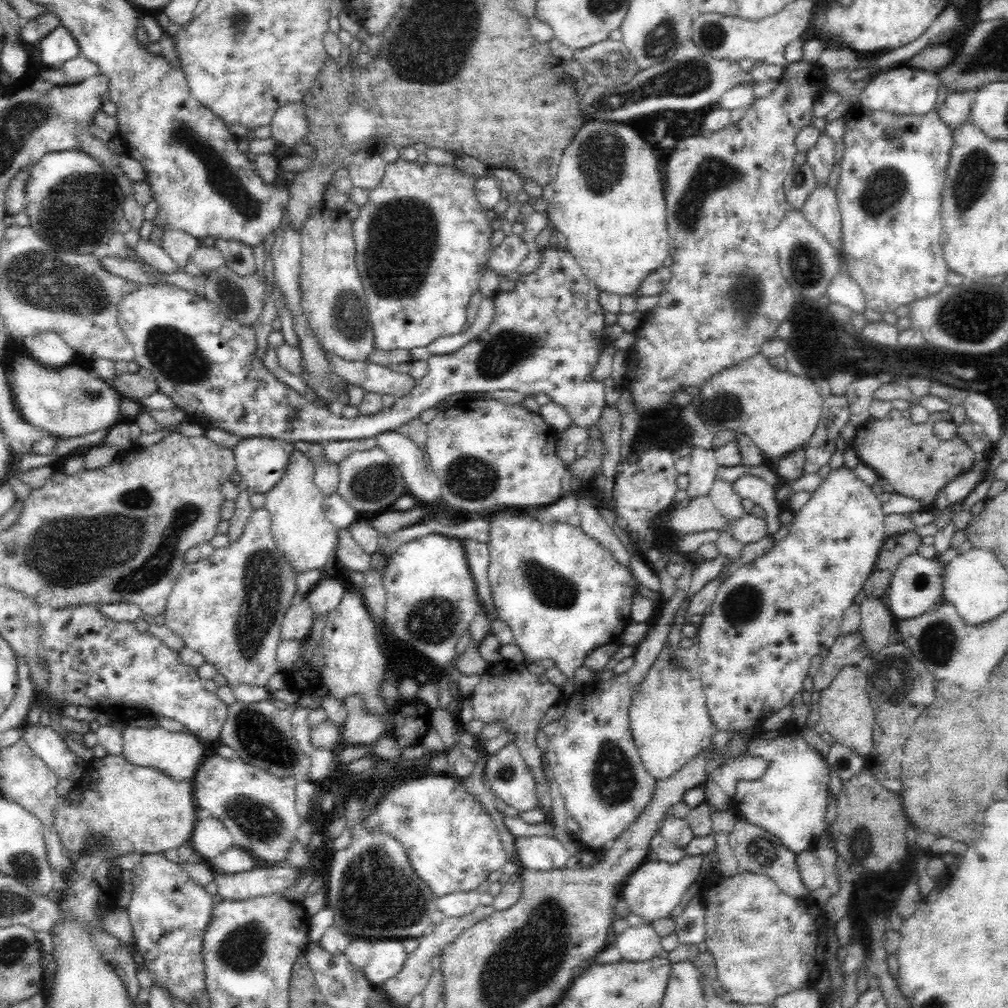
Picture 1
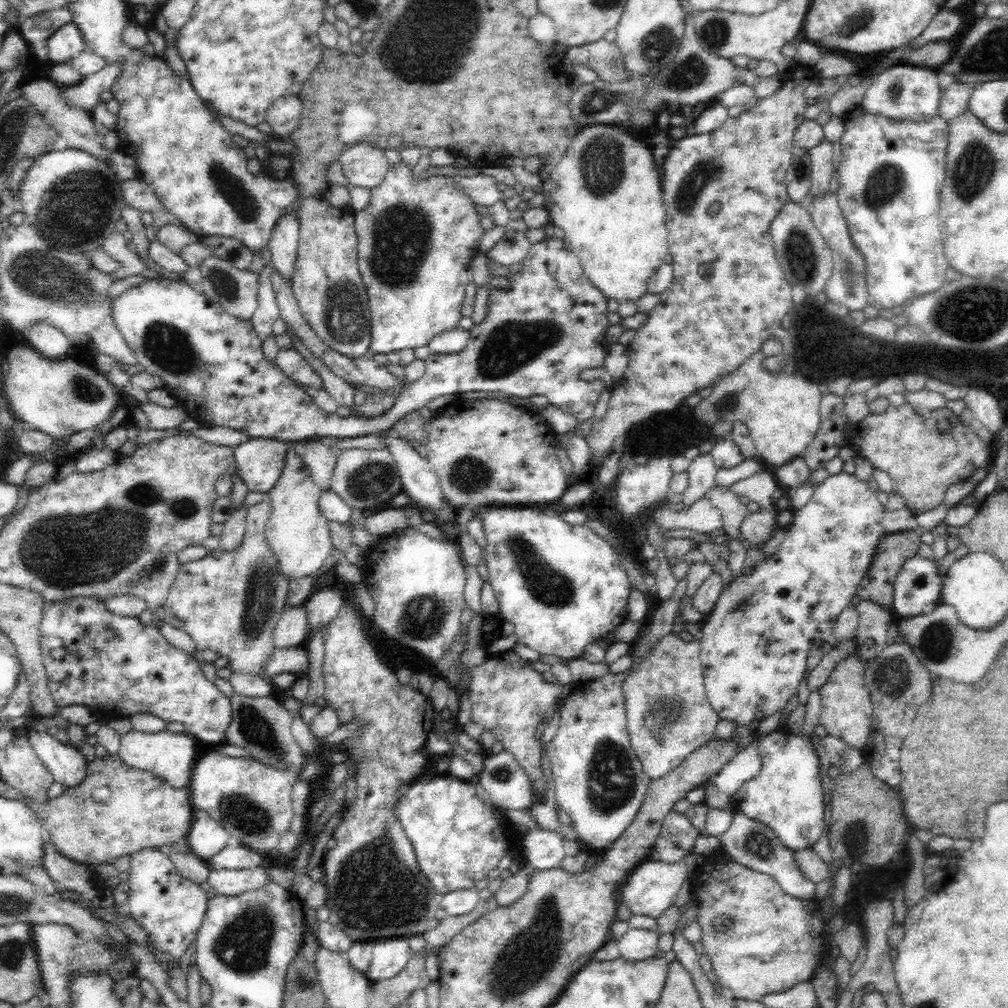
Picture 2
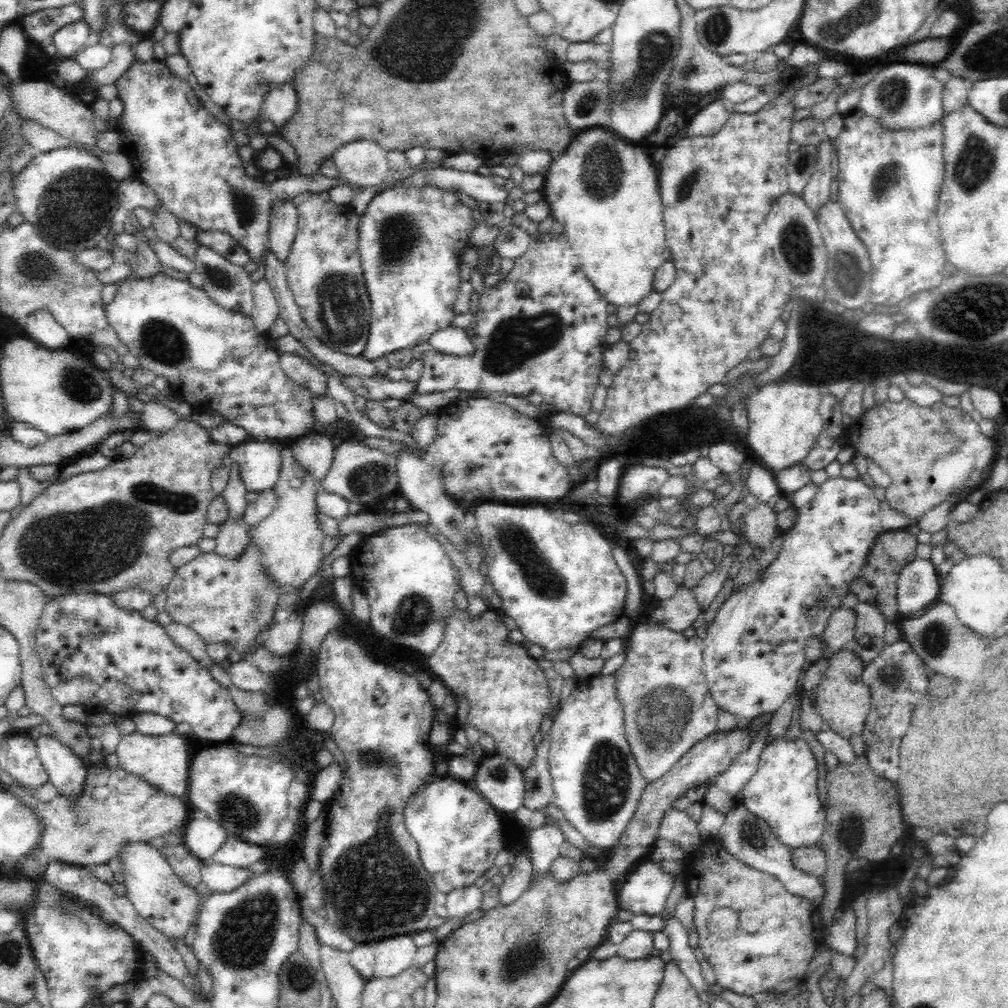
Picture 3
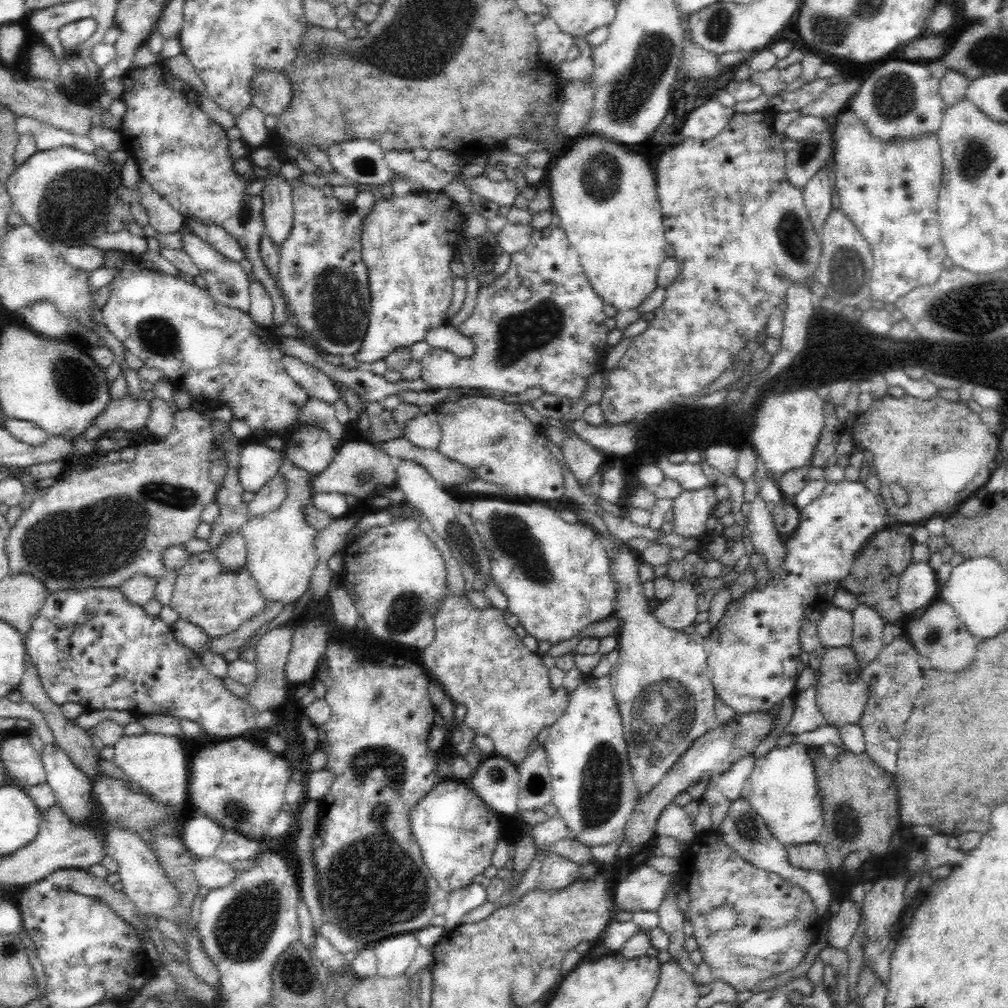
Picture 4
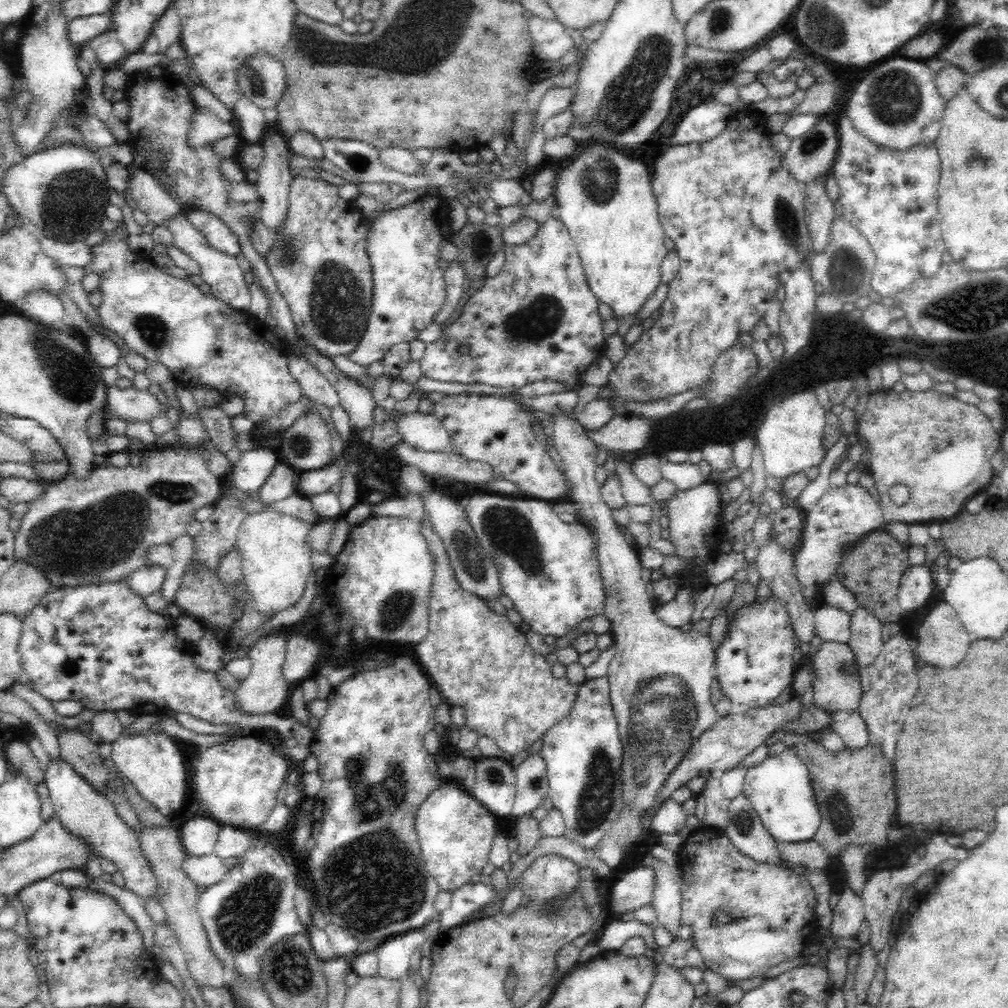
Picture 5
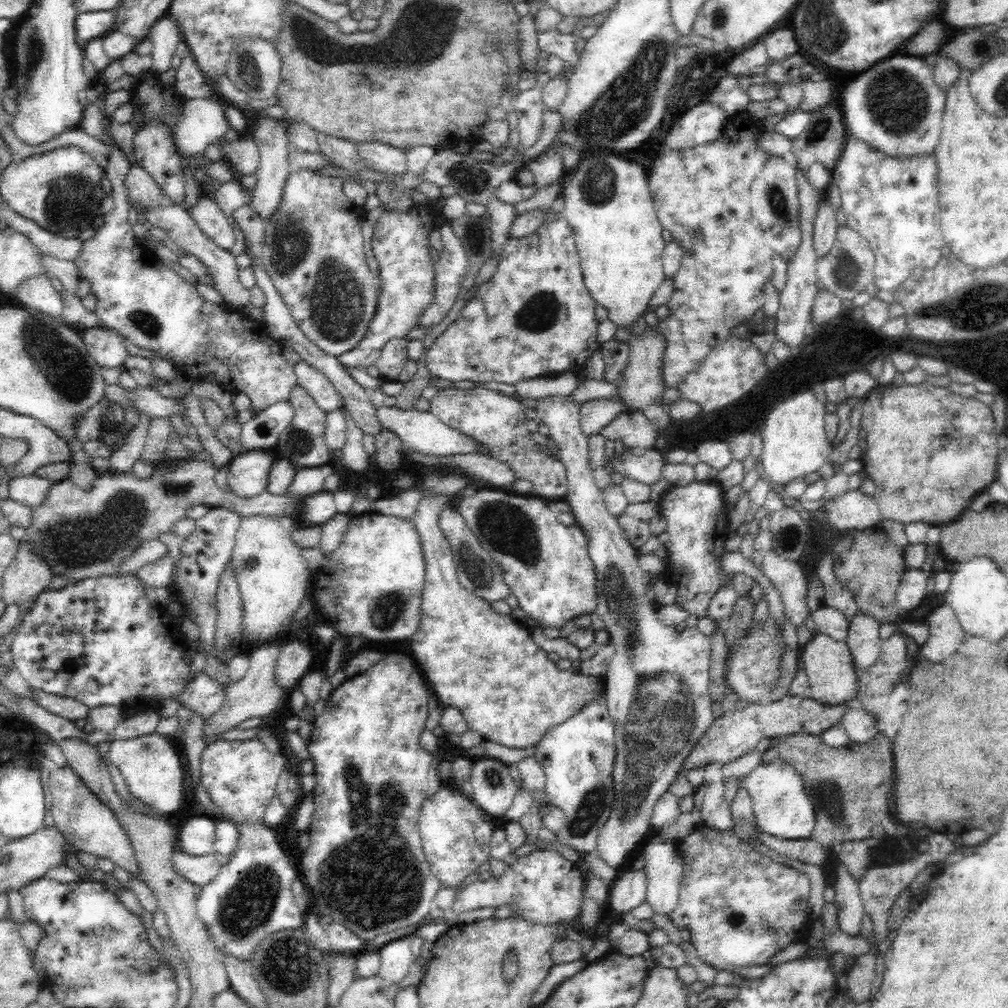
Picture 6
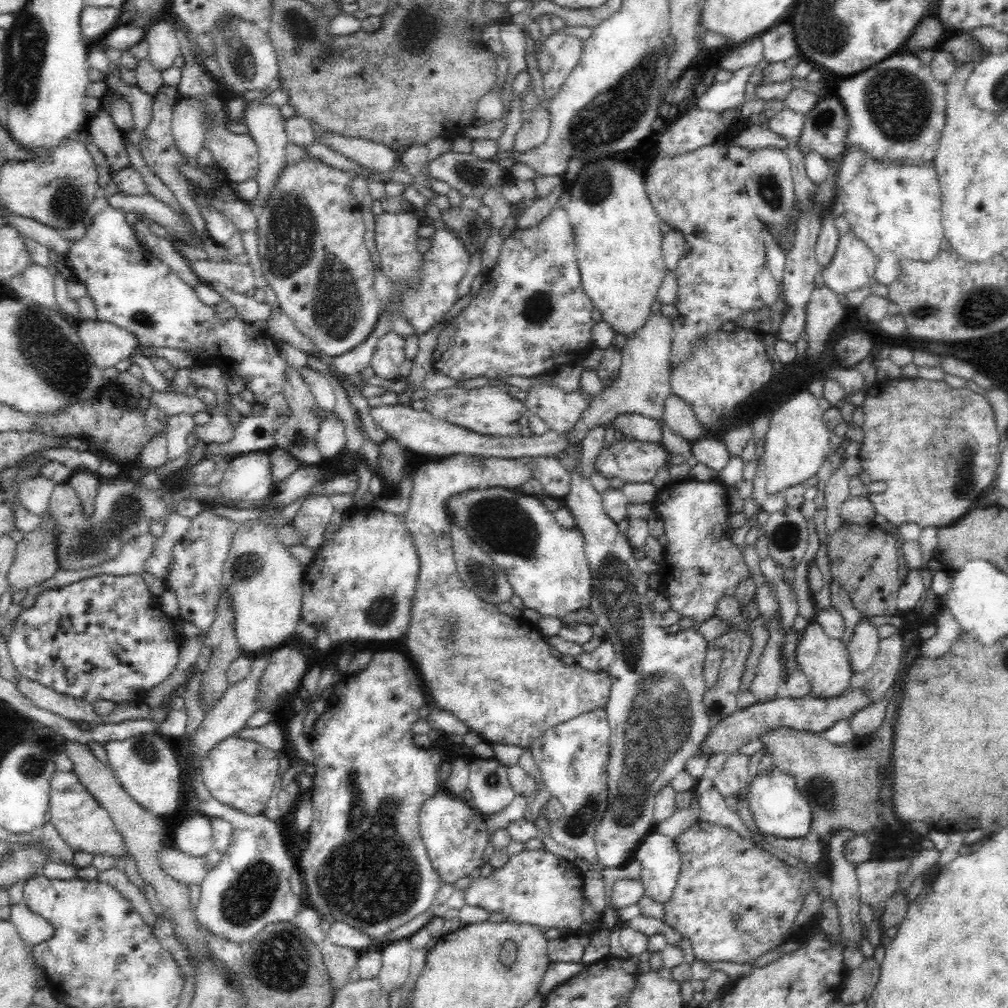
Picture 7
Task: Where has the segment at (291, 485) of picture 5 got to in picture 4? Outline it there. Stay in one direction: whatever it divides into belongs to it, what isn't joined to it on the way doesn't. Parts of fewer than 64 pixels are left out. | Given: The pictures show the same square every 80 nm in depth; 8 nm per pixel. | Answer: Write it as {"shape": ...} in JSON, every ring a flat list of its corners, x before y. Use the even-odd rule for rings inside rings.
{"shape":[[278,472,270,482,266,482,255,492,254,498,247,503,249,519,277,510,283,498,286,498,285,478]]}

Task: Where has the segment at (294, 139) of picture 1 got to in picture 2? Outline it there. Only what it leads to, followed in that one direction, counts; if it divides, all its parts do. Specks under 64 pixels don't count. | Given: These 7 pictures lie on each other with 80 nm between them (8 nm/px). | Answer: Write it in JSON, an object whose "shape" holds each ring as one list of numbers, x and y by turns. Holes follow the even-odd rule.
{"shape":[[296,95,278,98,266,114,266,122,271,126,275,139,290,138,290,132,298,128,303,110,302,100]]}

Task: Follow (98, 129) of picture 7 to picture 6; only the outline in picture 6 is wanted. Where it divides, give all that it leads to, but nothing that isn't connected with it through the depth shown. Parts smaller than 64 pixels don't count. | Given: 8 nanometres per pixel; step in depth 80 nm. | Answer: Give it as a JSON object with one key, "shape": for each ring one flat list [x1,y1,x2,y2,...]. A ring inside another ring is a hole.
{"shape":[[114,90,106,97,106,113,102,115,100,127,104,127,104,140,106,146,113,146,109,150,106,177,114,188,114,208,103,216,103,225,99,227,91,239,82,242,80,254,76,258,76,266,82,279,89,282,91,293,96,295,96,312,104,327,112,328,119,332,126,340,133,344,152,350,157,354,163,354,170,362,173,362,178,371,183,372,188,378,197,381,206,381,210,374,222,387,232,393,244,392,251,402,251,411,254,413,266,410,274,402,288,401,290,390,297,382,297,376,292,365,282,355,283,345,267,333,263,320,251,320,245,314,235,308,230,310,226,302,212,303,200,297,196,289,196,283,191,283,176,274,170,265,163,262,143,246,132,232,132,225,128,222,128,210,130,202,125,194,126,178,134,164,130,164,126,155,116,144,111,136,109,120,118,106,121,106,131,98,132,92,128,90]]}

